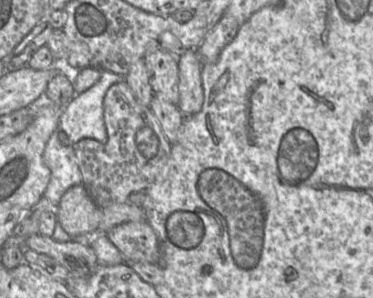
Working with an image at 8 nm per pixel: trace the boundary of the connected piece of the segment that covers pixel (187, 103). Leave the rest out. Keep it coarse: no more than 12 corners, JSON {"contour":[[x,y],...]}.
{"contour":[[196,49],[180,55],[179,103],[184,116],[203,105]]}

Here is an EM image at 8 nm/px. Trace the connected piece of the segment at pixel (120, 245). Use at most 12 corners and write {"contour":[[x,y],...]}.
{"contour":[[147,221],[119,224],[107,237],[125,264],[159,264]]}

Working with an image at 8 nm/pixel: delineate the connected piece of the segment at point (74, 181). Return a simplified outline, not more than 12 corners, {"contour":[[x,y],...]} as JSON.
{"contour":[[102,71],[76,94],[50,136],[43,161],[51,172],[44,192],[55,209],[82,183],[74,145],[106,143],[104,97],[125,76]]}

